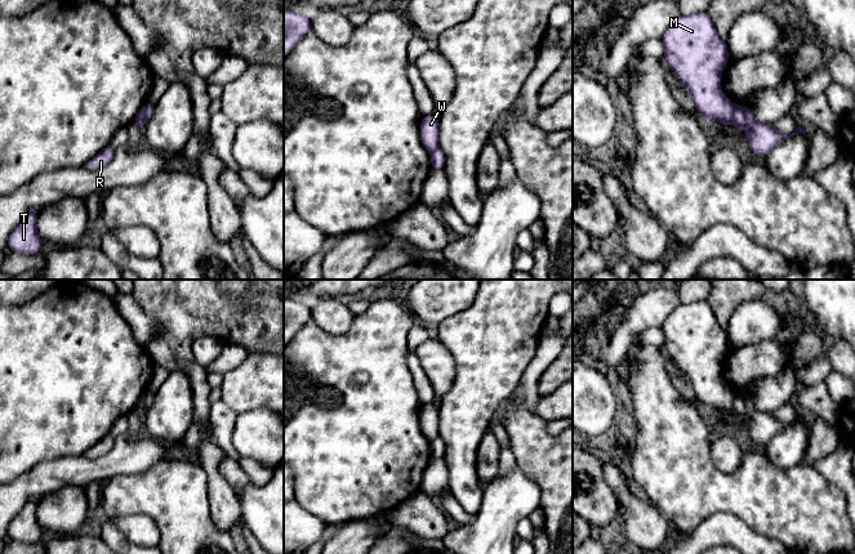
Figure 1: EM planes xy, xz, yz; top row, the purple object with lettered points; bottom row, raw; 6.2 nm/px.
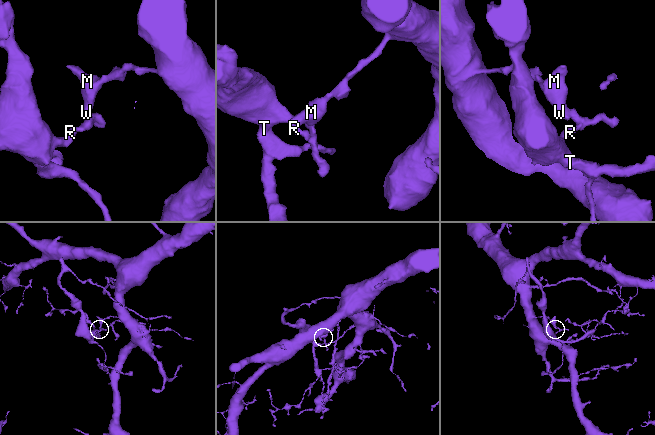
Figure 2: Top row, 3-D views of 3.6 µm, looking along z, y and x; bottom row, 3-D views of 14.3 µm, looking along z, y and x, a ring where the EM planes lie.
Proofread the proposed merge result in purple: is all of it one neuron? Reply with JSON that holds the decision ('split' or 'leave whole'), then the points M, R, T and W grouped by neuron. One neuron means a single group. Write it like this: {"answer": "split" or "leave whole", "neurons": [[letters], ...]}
{"answer": "split", "neurons": [["M", "W"], ["R", "T"]]}

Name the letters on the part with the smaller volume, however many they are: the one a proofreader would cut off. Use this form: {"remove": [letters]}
{"remove": ["R", "T"]}

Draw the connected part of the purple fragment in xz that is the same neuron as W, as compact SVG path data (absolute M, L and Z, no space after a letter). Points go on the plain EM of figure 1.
M428 403L420 408L420 429L429 441L438 437L438 405Z

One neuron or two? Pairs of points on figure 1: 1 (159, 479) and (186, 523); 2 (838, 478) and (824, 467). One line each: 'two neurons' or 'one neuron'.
1: one neuron
2: one neuron

